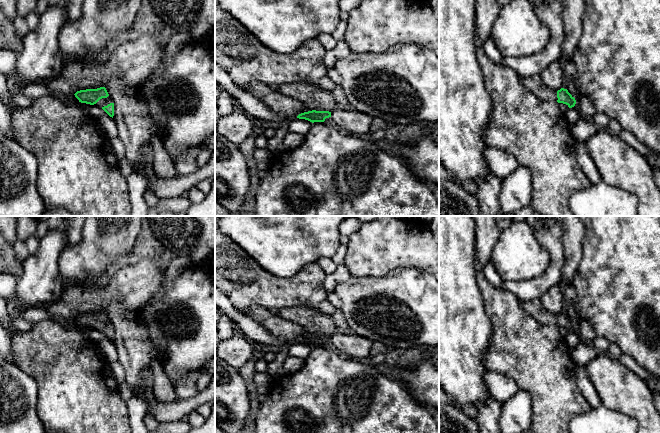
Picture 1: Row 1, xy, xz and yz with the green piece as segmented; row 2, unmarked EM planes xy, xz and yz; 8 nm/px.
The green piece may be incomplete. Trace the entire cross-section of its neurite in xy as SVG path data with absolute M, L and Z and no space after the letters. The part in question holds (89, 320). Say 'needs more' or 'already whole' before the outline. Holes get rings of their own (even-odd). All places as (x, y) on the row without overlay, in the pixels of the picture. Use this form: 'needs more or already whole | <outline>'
needs more | M105 311L97 313L86 313L77 315L75 318L77 325L90 329L98 328L102 333L113 342L114 327Z

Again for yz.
needs more | M533 299L521 302L522 308L539 323L545 325L557 325L558 327L566 328L572 332L576 328L575 322L568 316L567 313L561 312L557 316L550 313L542 304L540 299Z

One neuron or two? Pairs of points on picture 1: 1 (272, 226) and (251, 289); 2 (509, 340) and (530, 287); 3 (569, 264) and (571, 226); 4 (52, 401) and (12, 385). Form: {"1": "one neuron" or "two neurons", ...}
{"1": "two neurons", "2": "two neurons", "3": "one neuron", "4": "two neurons"}

